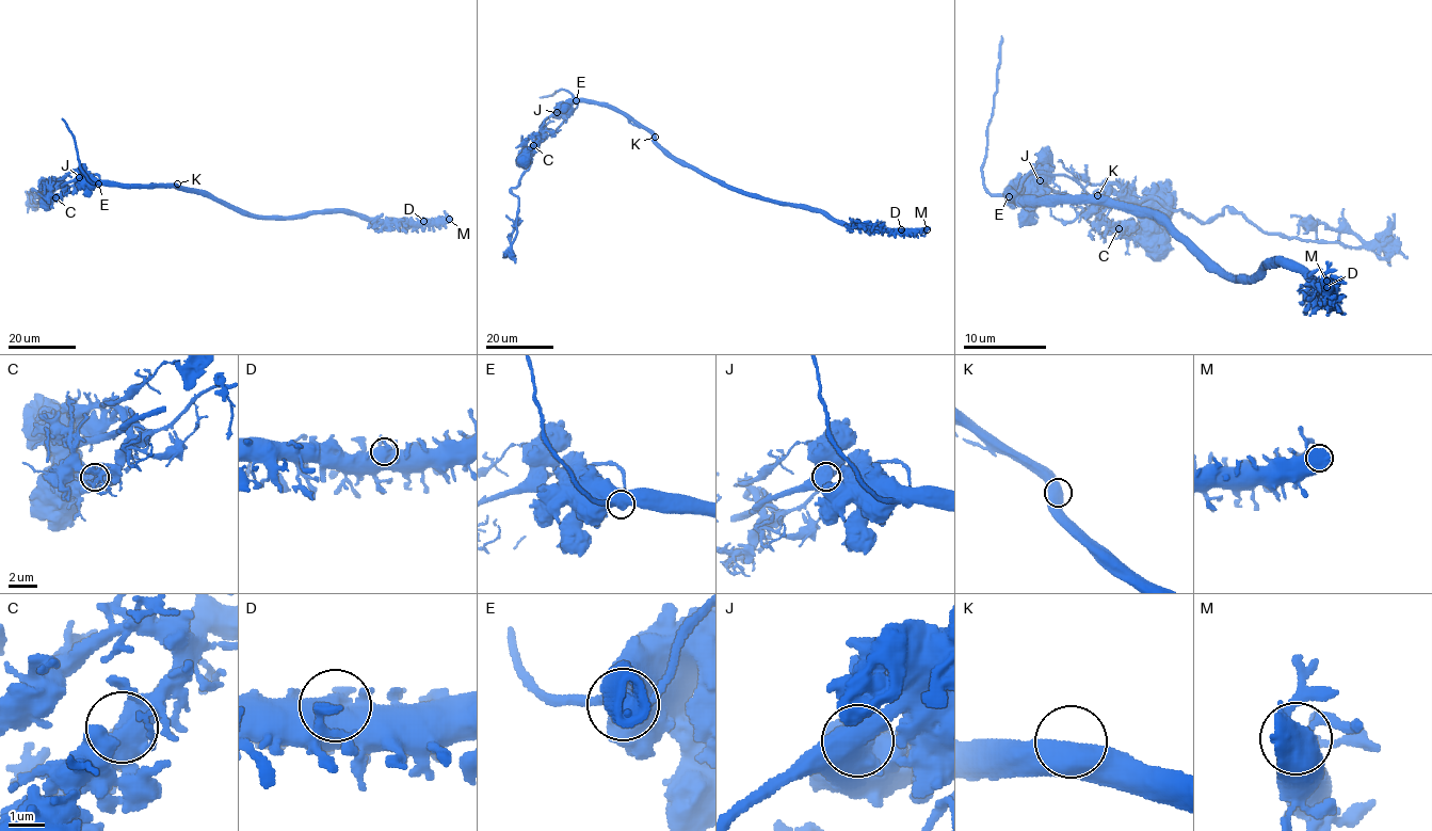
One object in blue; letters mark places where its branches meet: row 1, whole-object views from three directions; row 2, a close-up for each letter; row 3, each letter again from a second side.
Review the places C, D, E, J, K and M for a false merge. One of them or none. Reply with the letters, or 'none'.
E

